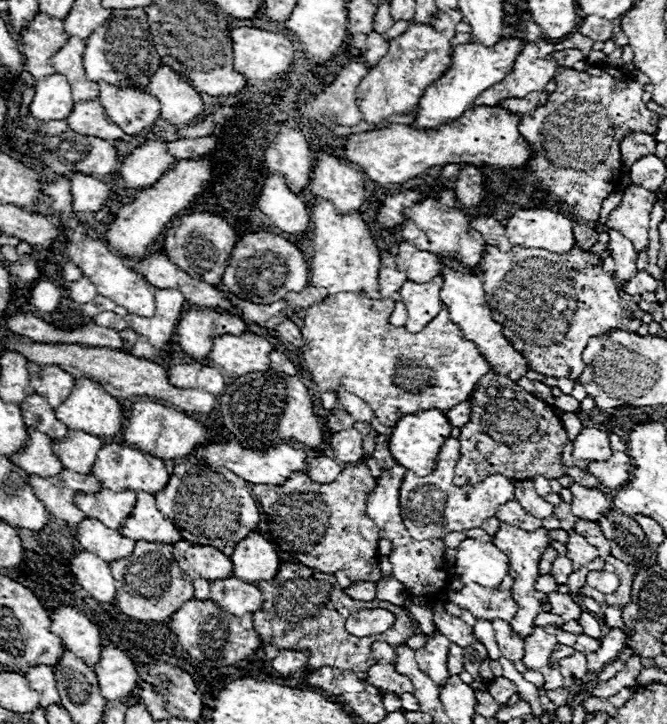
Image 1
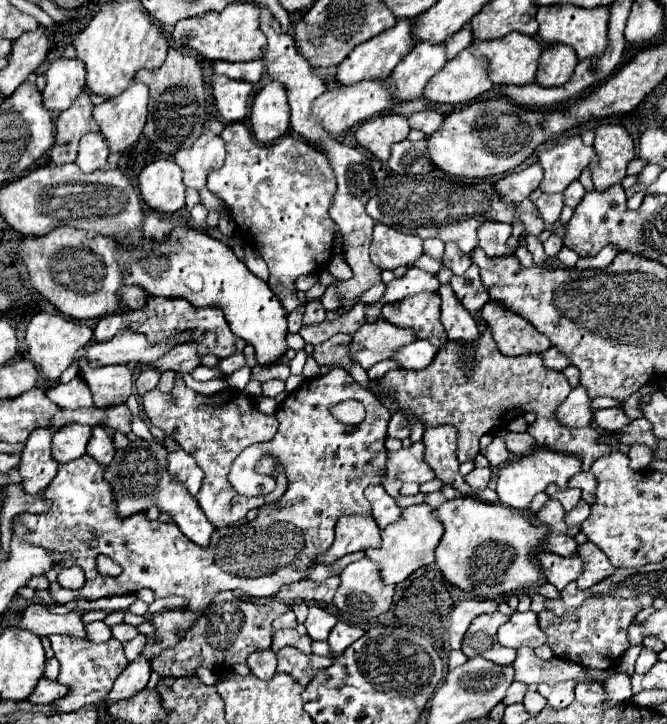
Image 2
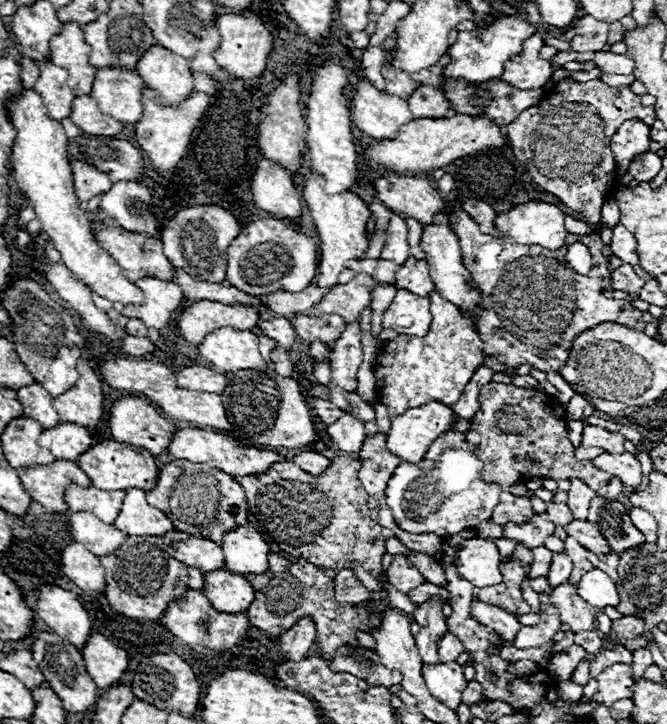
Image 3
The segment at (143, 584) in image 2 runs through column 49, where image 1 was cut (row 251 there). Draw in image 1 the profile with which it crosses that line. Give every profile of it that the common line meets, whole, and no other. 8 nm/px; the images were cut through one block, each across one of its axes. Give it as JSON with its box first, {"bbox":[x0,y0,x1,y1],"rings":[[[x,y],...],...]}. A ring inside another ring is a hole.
{"bbox":[482,244,644,382],"rings":[[[578,244],[570,254],[562,256],[526,246],[514,246],[512,252],[486,246],[482,264],[488,306],[498,310],[492,318],[506,328],[504,336],[528,360],[530,370],[538,374],[576,382],[584,370],[582,352],[592,336],[610,330],[636,334],[642,326],[644,310],[636,302],[622,300],[614,276],[602,270],[602,258],[592,252],[580,252]]]}

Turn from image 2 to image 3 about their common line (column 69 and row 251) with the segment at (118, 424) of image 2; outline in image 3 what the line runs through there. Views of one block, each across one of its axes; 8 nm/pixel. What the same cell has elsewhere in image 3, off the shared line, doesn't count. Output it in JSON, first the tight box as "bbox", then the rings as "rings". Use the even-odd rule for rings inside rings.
{"bbox":[406,220,424,260],"rings":[[[406,220],[408,224],[408,244],[410,244],[410,254],[416,260],[424,260],[424,252],[420,248],[420,240],[422,240],[422,226],[416,220]]]}

